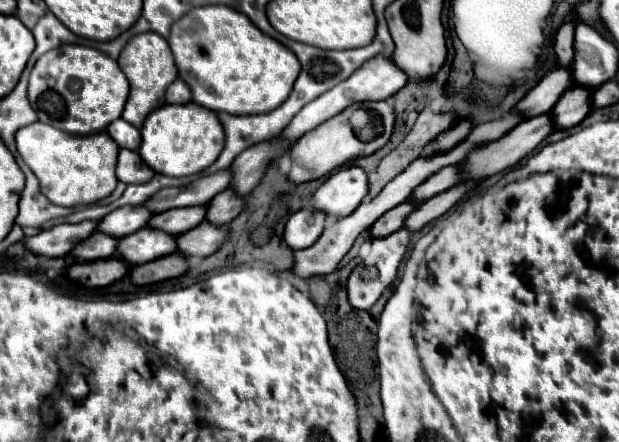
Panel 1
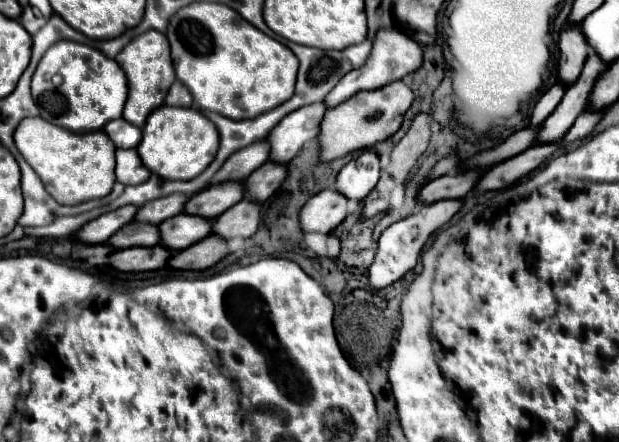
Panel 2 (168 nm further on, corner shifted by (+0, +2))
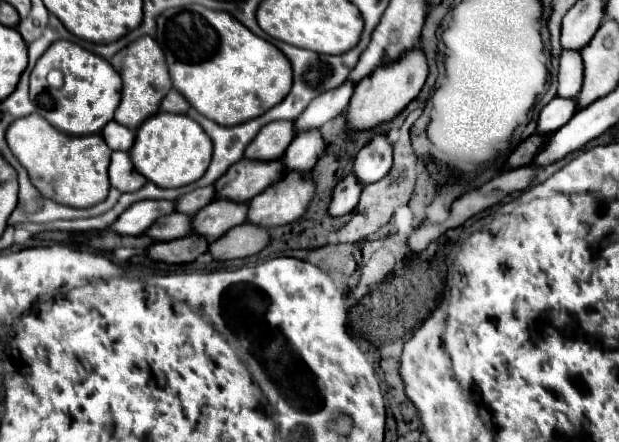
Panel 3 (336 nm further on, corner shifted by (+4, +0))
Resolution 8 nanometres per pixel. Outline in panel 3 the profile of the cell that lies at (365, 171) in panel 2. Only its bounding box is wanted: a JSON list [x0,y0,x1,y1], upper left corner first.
[353,136,391,186]

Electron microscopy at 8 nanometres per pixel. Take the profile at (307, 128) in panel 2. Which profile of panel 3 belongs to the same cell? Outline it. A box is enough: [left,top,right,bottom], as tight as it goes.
[293,82,355,134]

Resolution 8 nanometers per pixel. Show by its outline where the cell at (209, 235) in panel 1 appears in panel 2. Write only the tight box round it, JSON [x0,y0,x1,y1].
[213,198,261,240]

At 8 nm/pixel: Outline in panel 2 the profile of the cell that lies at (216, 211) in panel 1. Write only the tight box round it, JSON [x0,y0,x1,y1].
[247,164,287,202]

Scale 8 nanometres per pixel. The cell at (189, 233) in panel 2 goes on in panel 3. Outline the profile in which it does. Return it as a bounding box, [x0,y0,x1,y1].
[191,200,247,242]

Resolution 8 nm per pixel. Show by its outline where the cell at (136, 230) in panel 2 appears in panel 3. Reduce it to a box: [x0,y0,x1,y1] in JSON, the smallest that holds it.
[145,212,191,242]

